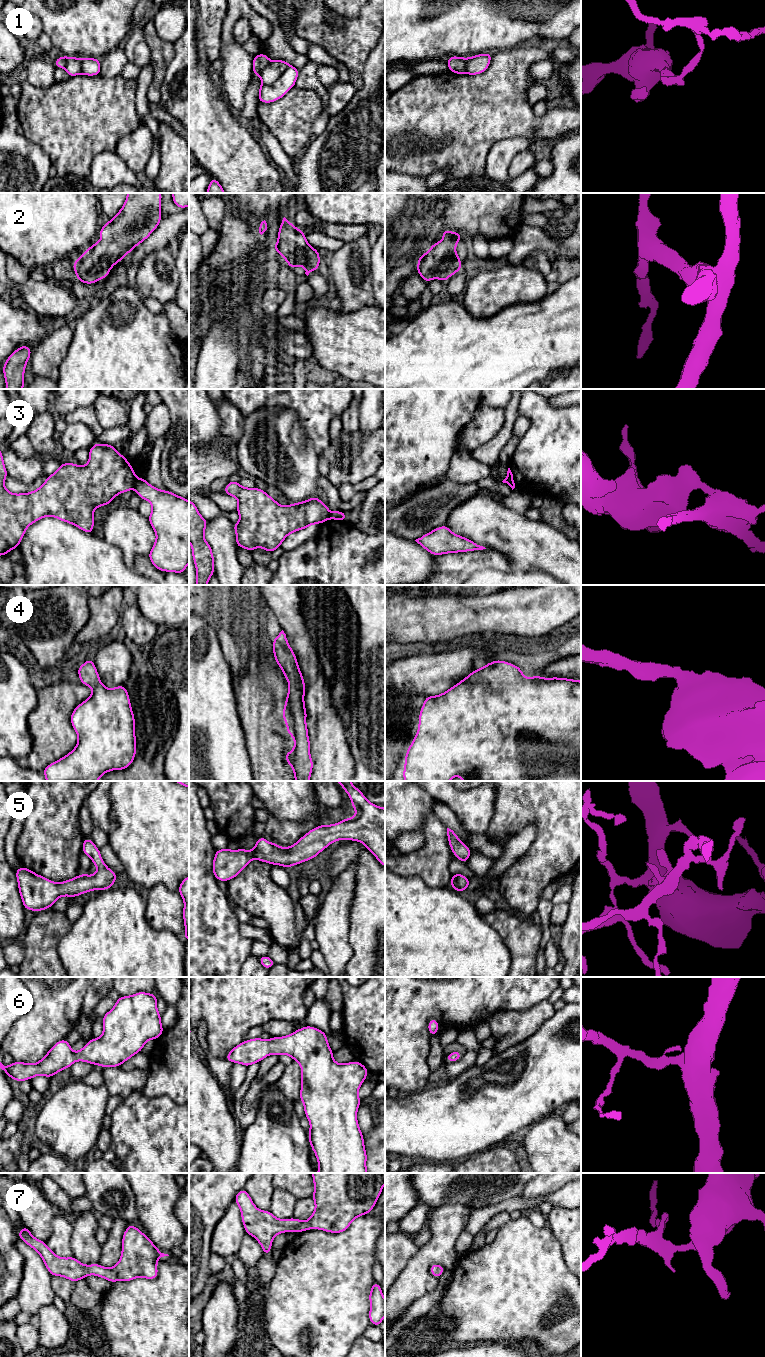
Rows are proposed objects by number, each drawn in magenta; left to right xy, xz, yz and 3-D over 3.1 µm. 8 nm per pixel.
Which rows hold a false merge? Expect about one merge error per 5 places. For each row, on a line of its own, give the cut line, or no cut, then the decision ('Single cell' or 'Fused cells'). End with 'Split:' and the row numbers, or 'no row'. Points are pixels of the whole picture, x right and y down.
1: Split along xz (289, 65), (273, 82), (262, 83). Fused cells
2: No split. Single cell
3: Split along xy (136, 478), (133, 486). Fused cells
4: No split. Single cell
5: No split. Single cell
6: No split. Single cell
7: No split. Single cell
Split: 1, 3

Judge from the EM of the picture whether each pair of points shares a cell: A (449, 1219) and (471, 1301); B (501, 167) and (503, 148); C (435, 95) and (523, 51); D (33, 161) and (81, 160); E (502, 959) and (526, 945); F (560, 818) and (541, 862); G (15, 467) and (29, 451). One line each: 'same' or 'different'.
A: different
B: same
C: same
D: different
E: different
F: same
G: different

